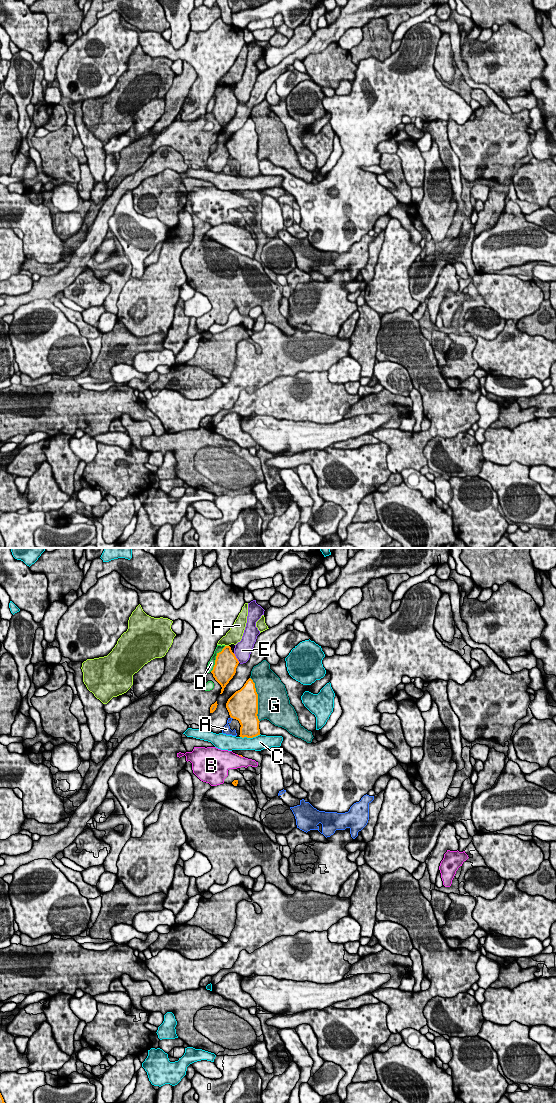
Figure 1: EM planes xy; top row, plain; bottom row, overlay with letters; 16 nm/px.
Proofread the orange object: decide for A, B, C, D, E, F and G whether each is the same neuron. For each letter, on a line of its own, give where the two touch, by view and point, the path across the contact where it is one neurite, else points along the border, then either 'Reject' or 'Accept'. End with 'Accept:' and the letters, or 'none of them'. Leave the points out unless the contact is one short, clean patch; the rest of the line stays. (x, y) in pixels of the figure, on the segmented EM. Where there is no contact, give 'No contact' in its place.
A: Touches orange at xy (232, 717). Reject
B: Touches orange at xy (239, 755). Reject
C: Touches orange at xy (250, 737). Reject
D: Touches orange at xy (216, 659). Accept
E: Touches orange at xy (236, 658). Reject
F: Touches orange at xy (227, 646). Reject
G: Touches orange at xy (257, 699). Reject
Accept: D

